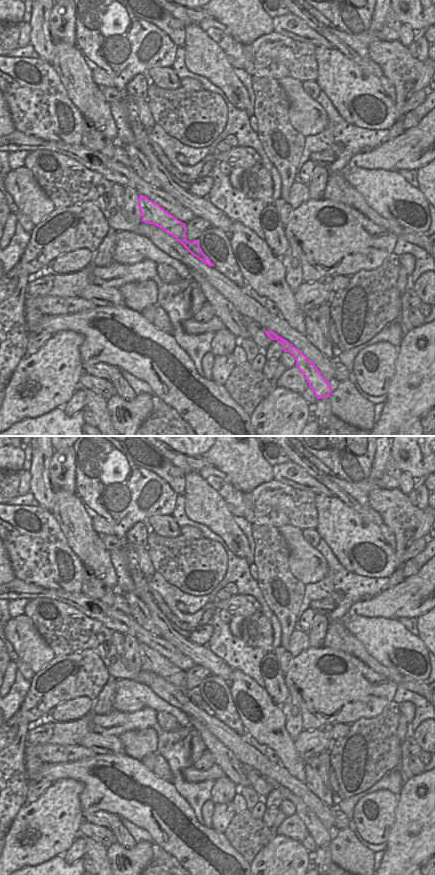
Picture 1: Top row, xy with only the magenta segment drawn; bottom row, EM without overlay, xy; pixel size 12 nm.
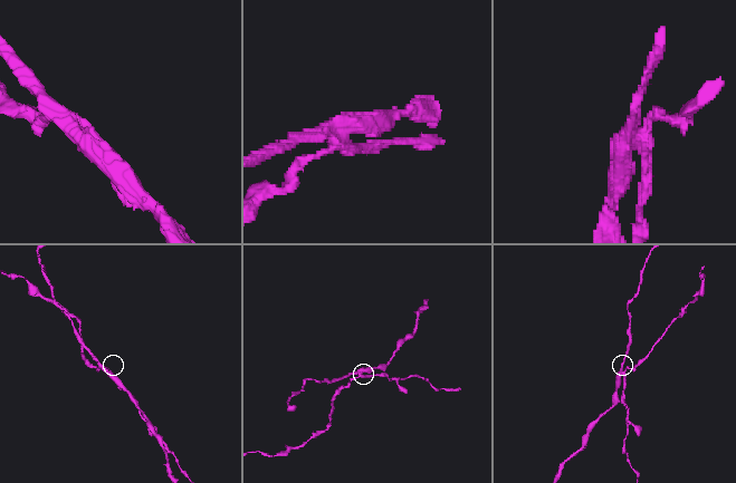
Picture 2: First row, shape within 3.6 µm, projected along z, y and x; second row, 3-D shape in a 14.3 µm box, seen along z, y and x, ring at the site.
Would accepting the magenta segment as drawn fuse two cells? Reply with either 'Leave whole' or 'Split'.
Split

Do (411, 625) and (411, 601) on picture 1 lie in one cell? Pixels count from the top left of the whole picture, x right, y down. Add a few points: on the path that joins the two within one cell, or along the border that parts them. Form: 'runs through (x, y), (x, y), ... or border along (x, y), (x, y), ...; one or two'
border along (416, 618), (399, 617), (397, 619); two

